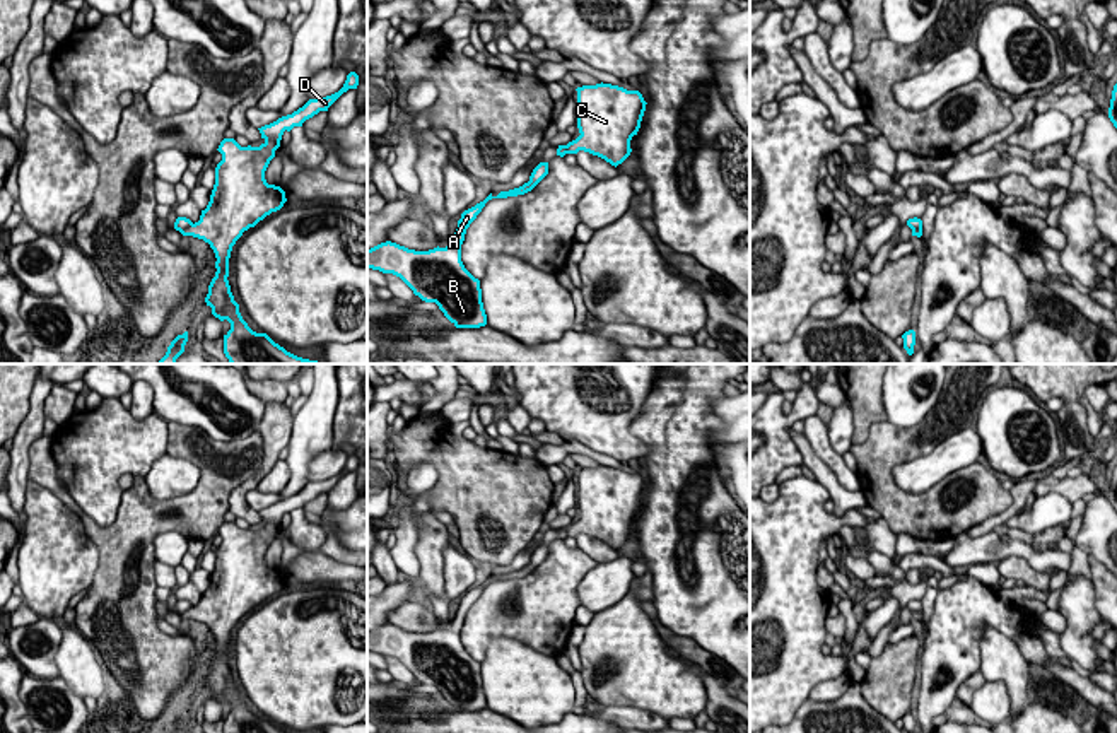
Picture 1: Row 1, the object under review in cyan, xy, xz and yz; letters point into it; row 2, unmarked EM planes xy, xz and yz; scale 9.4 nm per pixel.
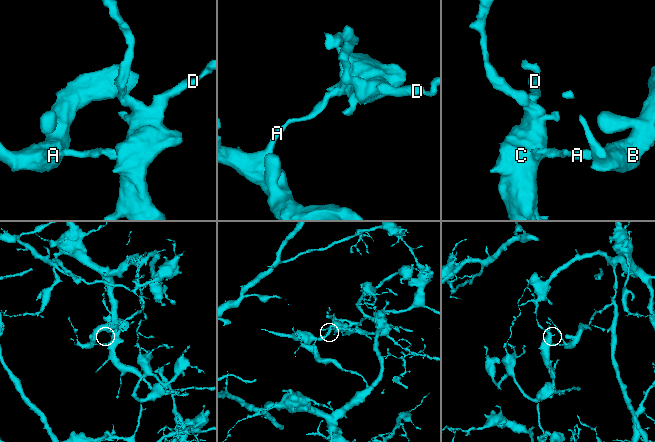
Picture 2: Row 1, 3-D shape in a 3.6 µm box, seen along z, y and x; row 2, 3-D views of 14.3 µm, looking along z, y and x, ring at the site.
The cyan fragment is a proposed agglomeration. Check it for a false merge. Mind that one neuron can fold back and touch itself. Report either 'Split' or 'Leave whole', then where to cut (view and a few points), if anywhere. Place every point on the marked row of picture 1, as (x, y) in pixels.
Split. Split along xy (192, 222), (181, 233)

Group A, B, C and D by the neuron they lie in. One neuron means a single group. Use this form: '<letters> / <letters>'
A B / C D

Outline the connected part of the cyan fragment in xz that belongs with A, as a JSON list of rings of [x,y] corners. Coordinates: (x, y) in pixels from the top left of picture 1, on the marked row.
[[[540,162],[529,181],[519,188],[492,193],[475,207],[465,210],[458,229],[446,248],[415,251],[386,241],[367,249],[367,268],[400,277],[415,296],[436,302],[456,328],[480,328],[487,325],[480,280],[461,261],[461,244],[466,229],[492,198],[518,196],[531,191],[548,174],[548,162]]]

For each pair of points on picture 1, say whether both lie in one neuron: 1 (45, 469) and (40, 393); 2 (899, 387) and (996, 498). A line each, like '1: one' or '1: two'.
1: two
2: two

